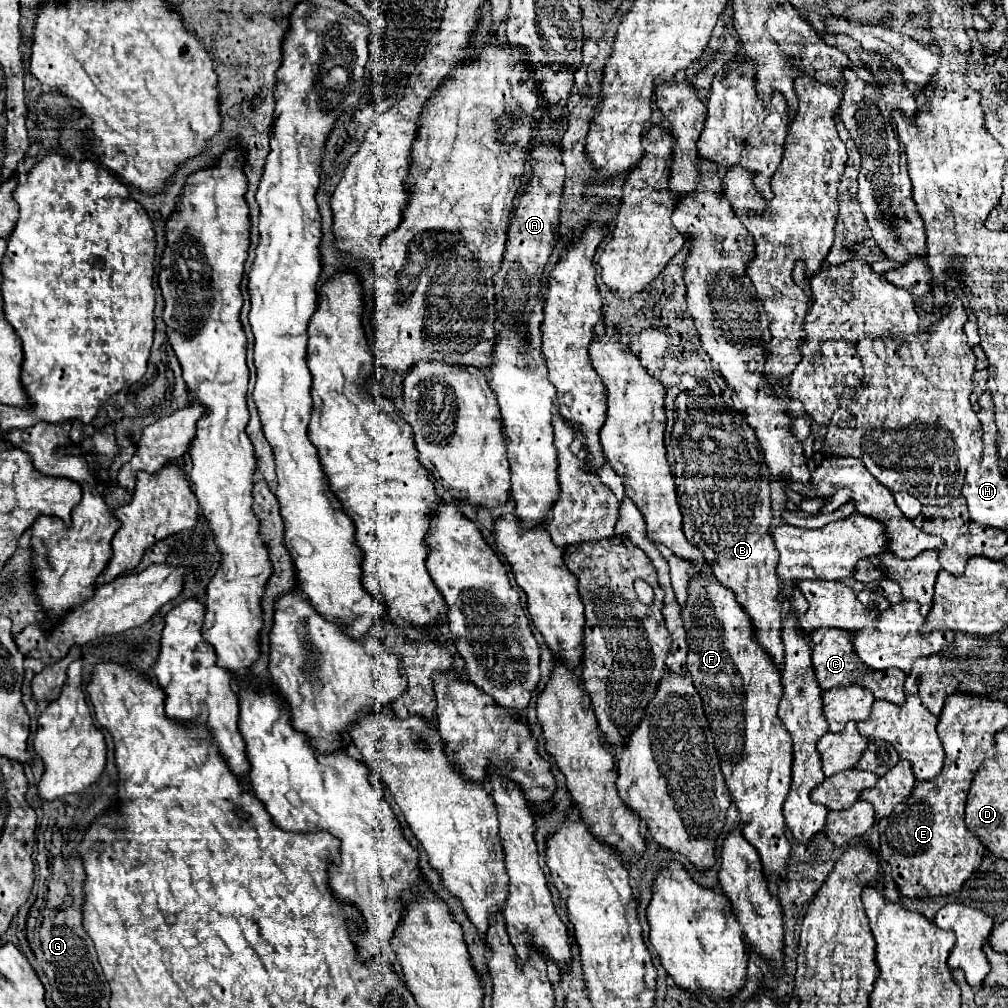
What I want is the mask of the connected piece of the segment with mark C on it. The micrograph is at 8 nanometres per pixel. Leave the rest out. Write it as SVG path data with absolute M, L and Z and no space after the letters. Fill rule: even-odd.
M820 627L811 634L813 638L813 668L817 682L821 690L831 690L835 686L849 686L849 682L855 682L871 692L875 692L875 698L889 700L893 704L903 704L905 702L905 674L899 670L873 670L864 665L853 650L851 633L833 627Z

